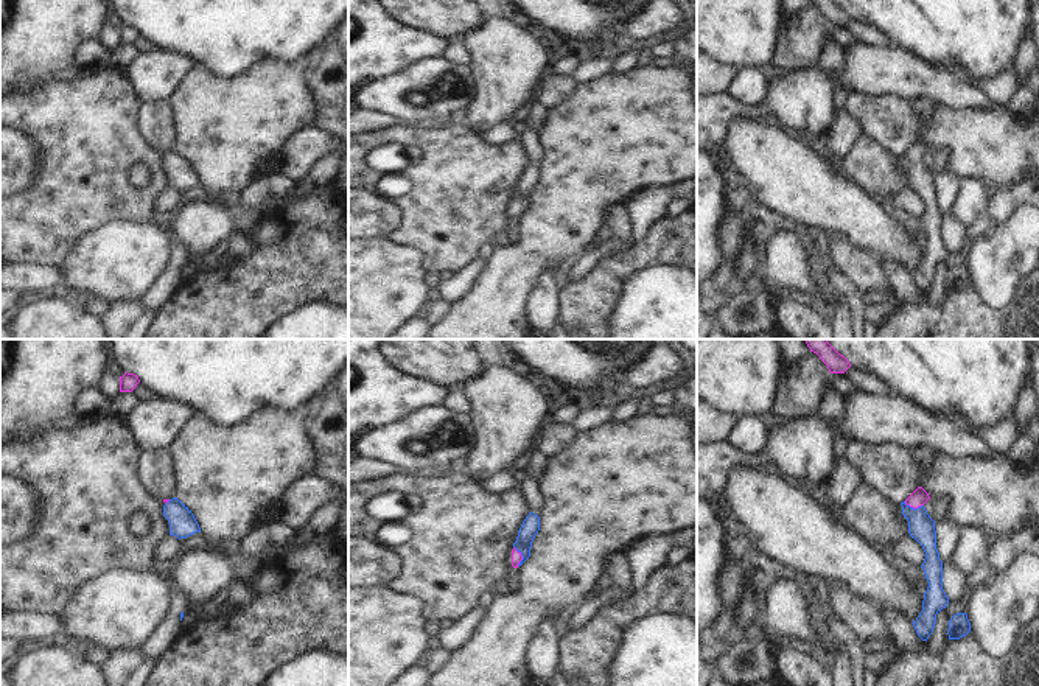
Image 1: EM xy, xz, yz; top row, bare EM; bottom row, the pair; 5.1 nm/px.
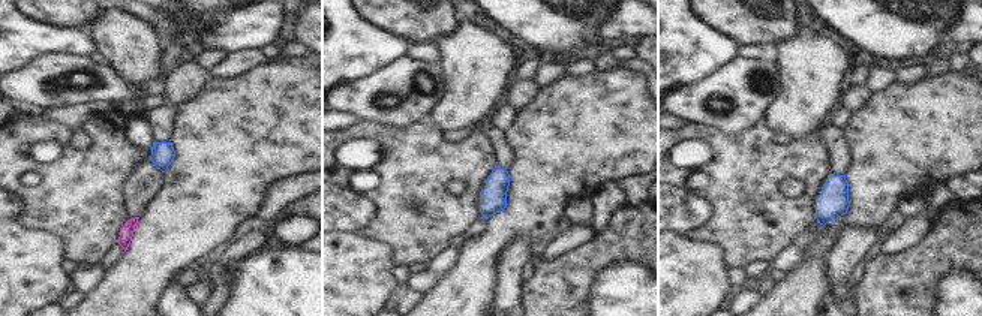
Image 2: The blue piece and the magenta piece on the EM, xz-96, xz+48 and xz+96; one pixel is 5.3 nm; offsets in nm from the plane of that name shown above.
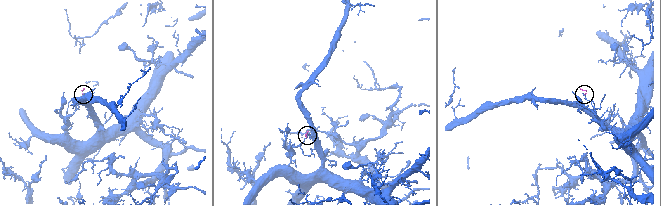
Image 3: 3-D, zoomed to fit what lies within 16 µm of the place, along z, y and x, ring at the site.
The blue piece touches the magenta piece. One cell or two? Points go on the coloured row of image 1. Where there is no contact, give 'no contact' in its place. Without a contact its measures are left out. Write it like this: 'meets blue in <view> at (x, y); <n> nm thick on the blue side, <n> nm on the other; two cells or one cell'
meets blue in xz at (521, 554); 90 nm thick on the blue side, 60 nm on the other; one cell

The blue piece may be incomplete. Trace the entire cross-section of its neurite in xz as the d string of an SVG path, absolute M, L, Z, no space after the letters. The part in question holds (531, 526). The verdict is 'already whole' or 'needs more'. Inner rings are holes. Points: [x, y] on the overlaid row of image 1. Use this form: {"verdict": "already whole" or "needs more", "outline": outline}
{"verdict": "needs more", "outline": "M530 512L523 521L512 549L512 566L521 566L530 557L530 548L540 530L540 516Z"}

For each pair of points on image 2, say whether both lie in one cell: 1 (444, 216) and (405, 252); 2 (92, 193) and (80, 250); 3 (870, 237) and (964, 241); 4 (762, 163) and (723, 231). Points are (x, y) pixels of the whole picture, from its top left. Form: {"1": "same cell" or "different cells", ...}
{"1": "same cell", "2": "same cell", "3": "different cells", "4": "same cell"}

